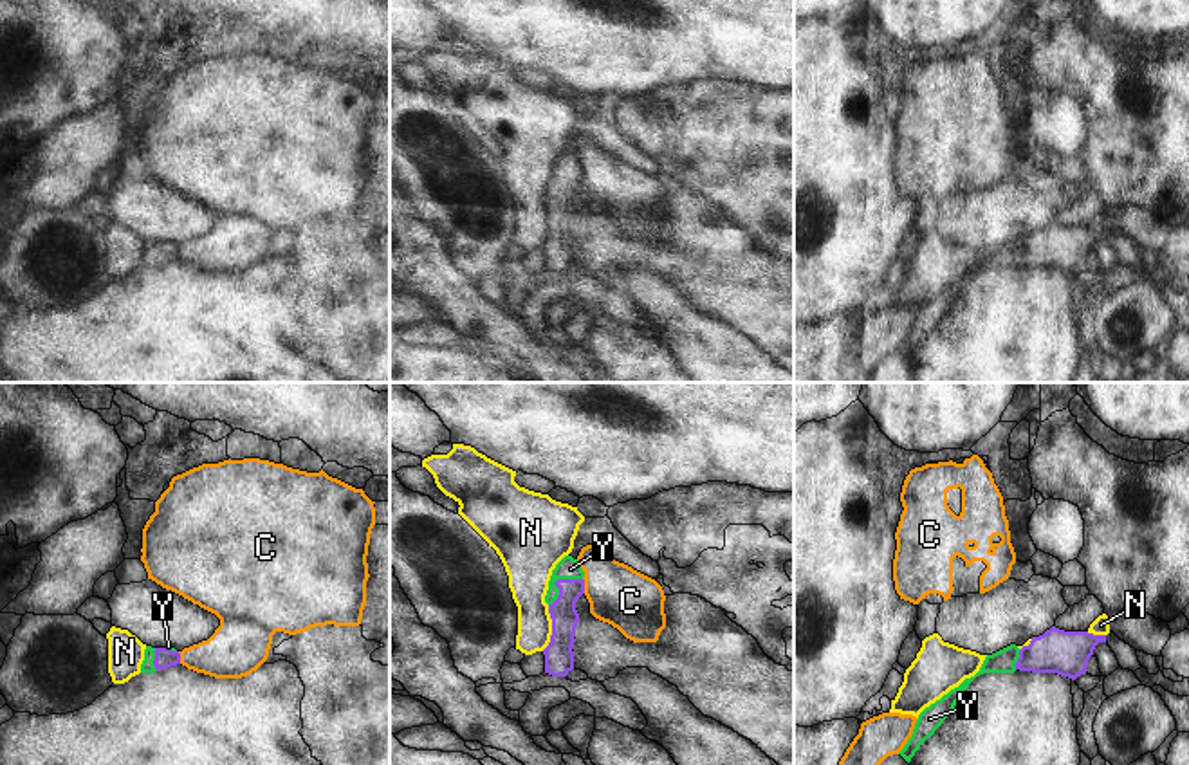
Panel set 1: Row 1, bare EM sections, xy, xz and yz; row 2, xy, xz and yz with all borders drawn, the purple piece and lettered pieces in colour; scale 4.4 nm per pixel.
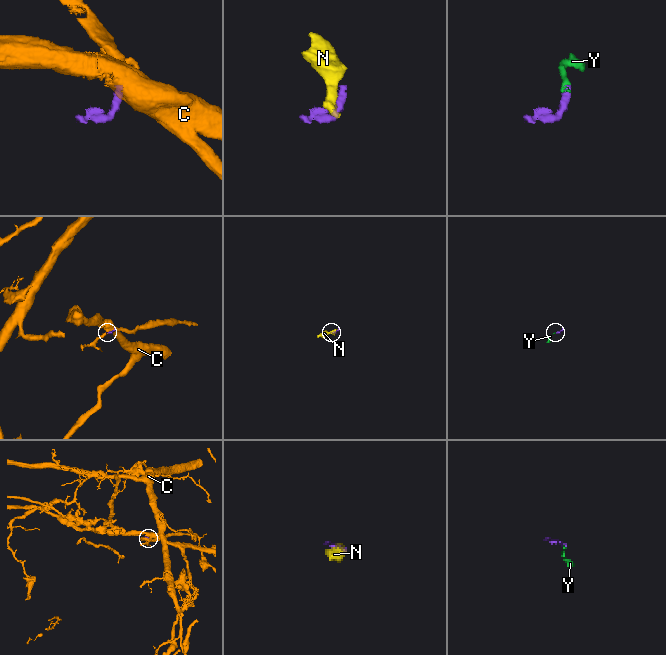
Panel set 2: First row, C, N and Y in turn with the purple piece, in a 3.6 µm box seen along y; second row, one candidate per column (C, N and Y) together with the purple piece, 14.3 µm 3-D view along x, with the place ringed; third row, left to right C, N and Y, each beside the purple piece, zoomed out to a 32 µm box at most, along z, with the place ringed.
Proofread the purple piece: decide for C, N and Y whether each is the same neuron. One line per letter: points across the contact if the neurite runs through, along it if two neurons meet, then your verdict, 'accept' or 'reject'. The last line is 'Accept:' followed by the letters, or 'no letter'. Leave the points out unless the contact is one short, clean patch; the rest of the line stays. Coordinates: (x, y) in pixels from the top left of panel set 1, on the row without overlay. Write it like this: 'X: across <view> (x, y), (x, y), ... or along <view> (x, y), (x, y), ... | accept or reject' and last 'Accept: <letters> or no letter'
C: along xz (583, 174), (585, 188) | reject
N: reject
Y: across xz (563, 210), (556, 177), (567, 165) | accept
Accept: Y

